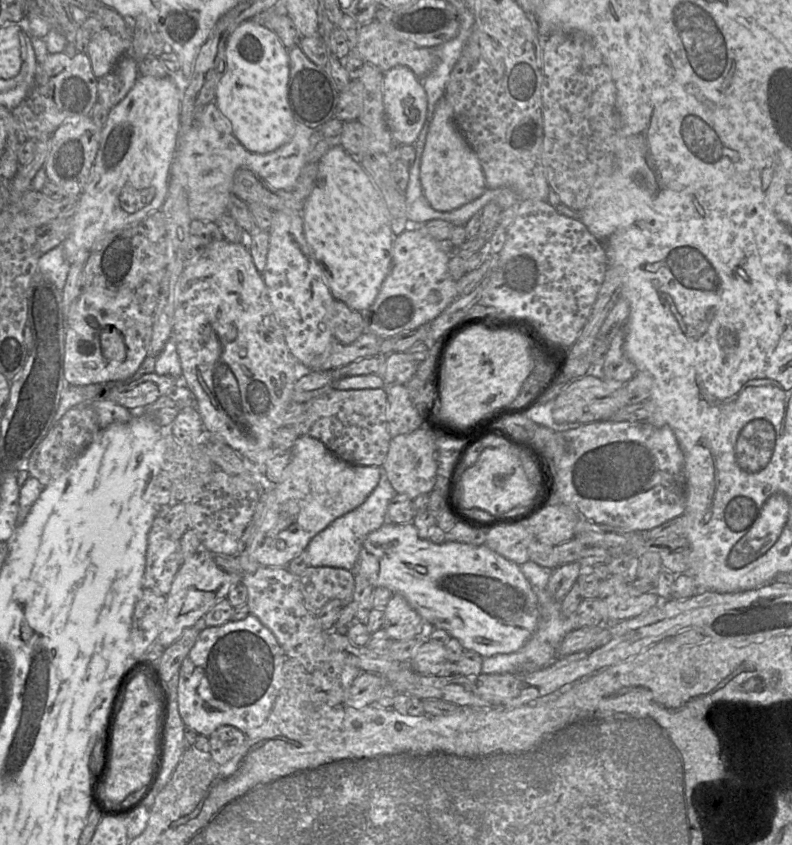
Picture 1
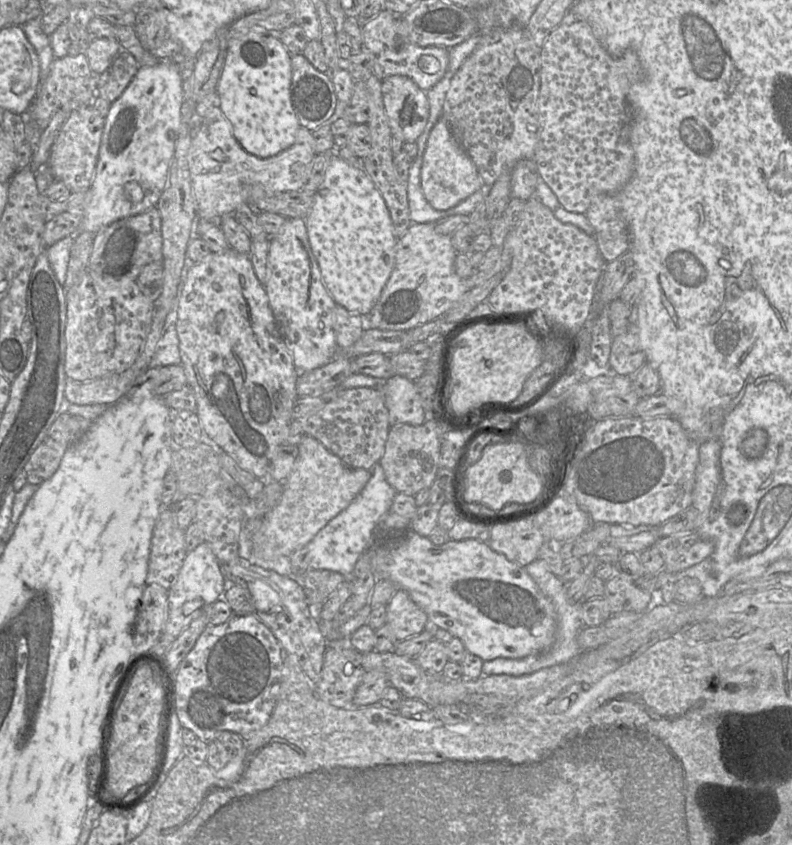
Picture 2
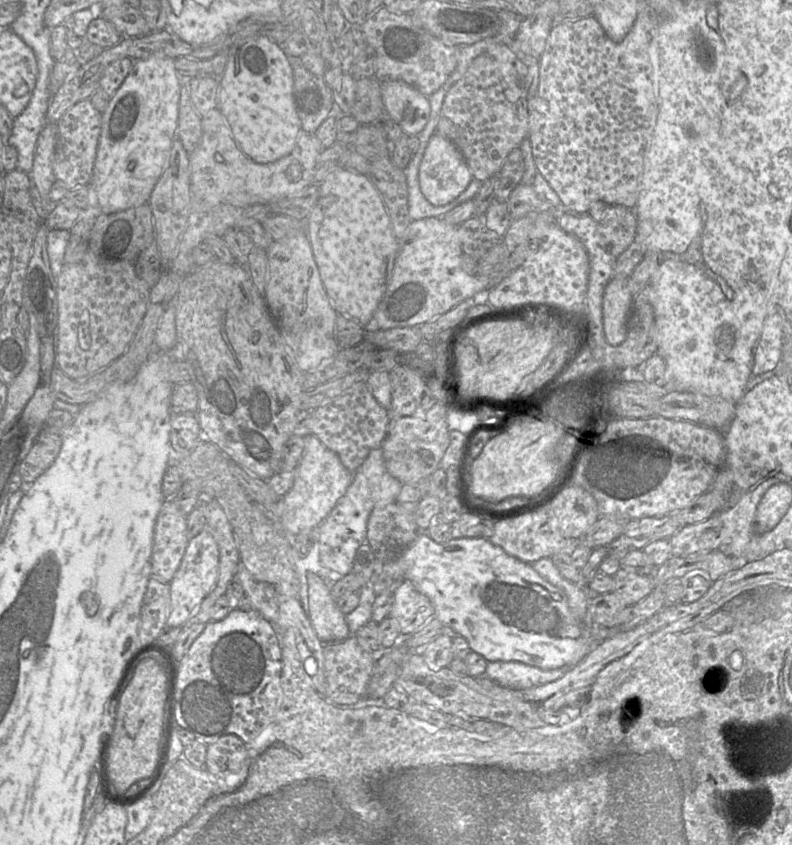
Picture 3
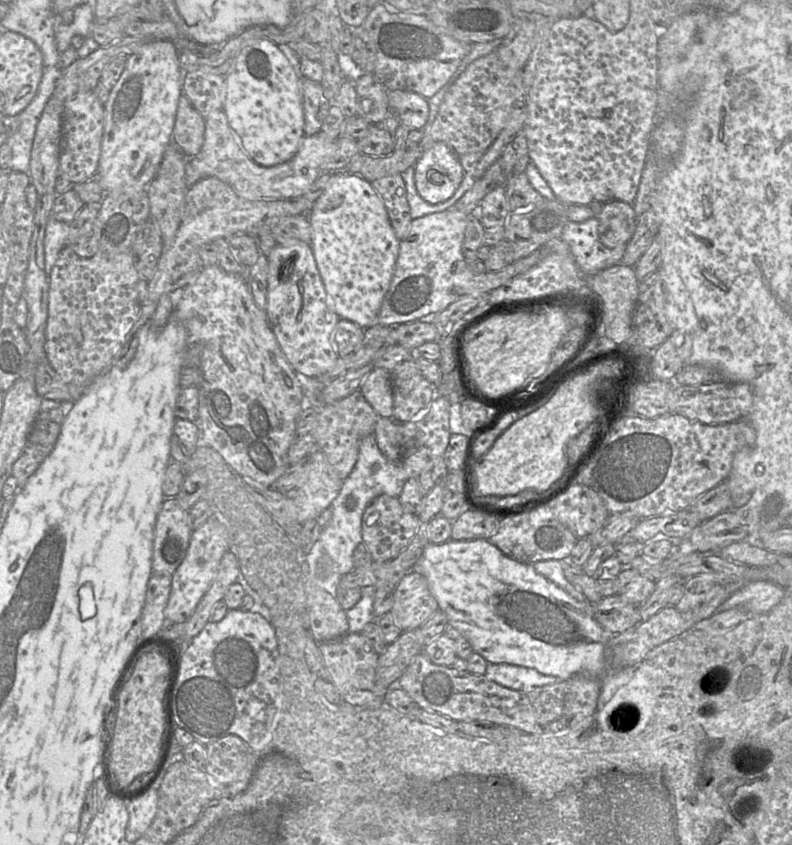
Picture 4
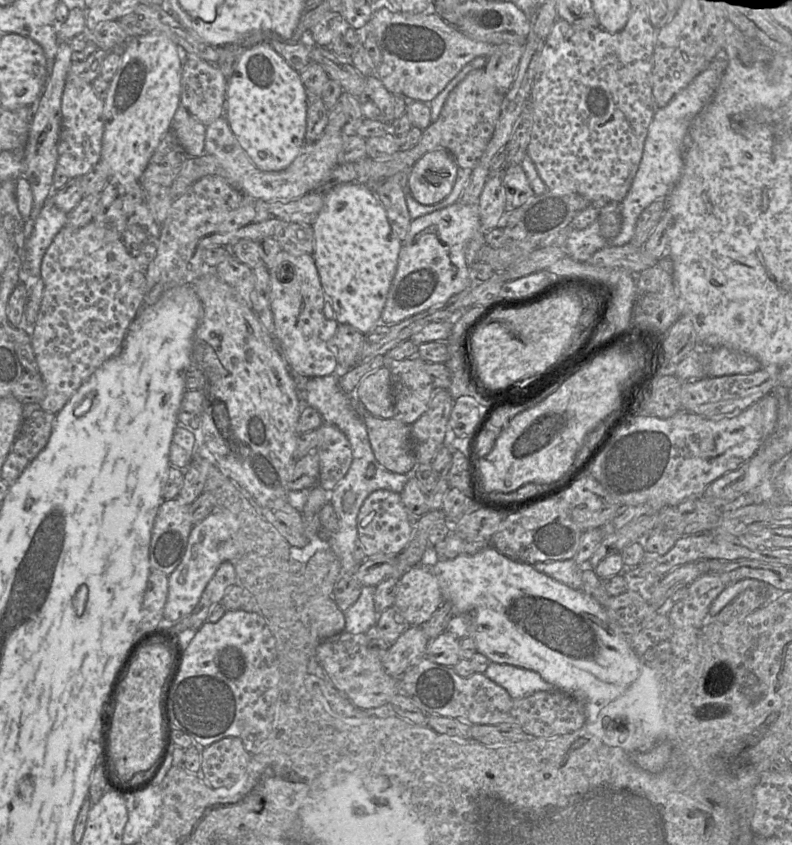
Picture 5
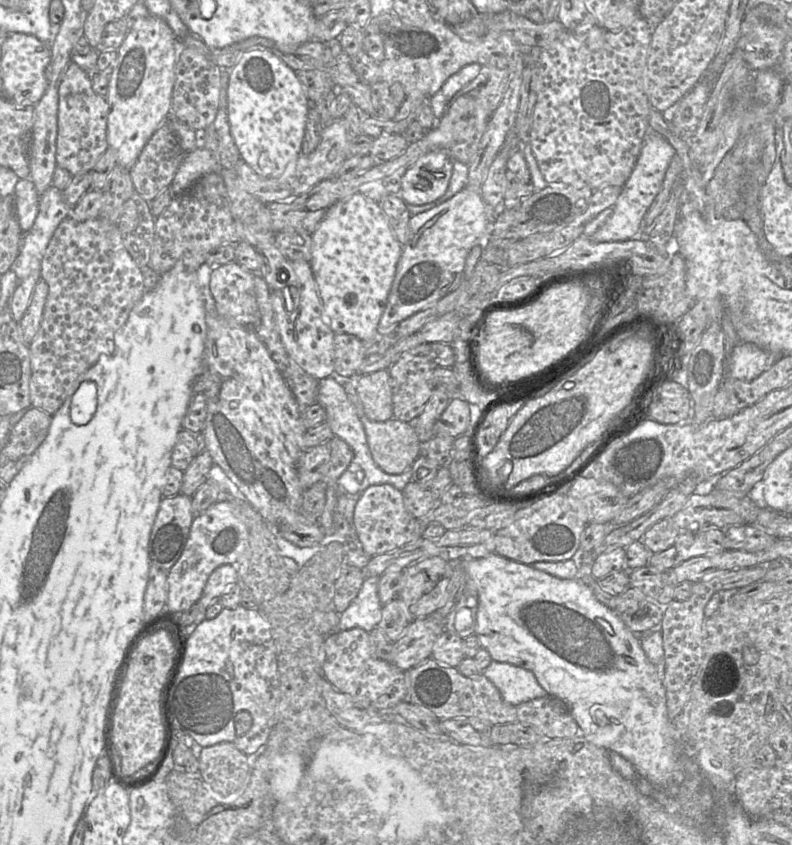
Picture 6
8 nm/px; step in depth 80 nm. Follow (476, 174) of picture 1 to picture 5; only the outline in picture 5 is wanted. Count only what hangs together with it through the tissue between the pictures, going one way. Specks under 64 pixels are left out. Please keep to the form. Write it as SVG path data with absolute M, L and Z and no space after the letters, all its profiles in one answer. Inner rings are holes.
M443 148L425 153L409 171L412 196L423 205L441 202L451 193L458 169L453 156Z

